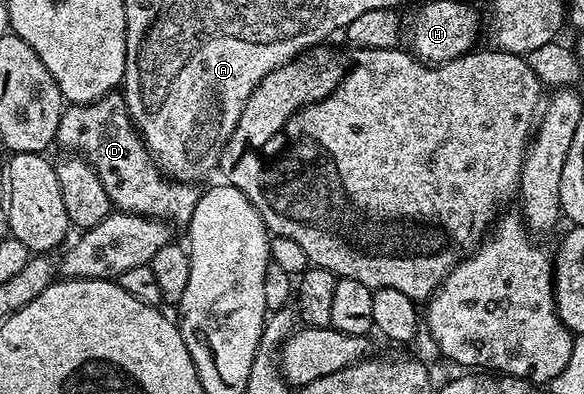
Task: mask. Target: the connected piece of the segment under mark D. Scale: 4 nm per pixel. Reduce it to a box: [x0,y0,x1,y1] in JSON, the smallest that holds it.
[55,94,200,226]

